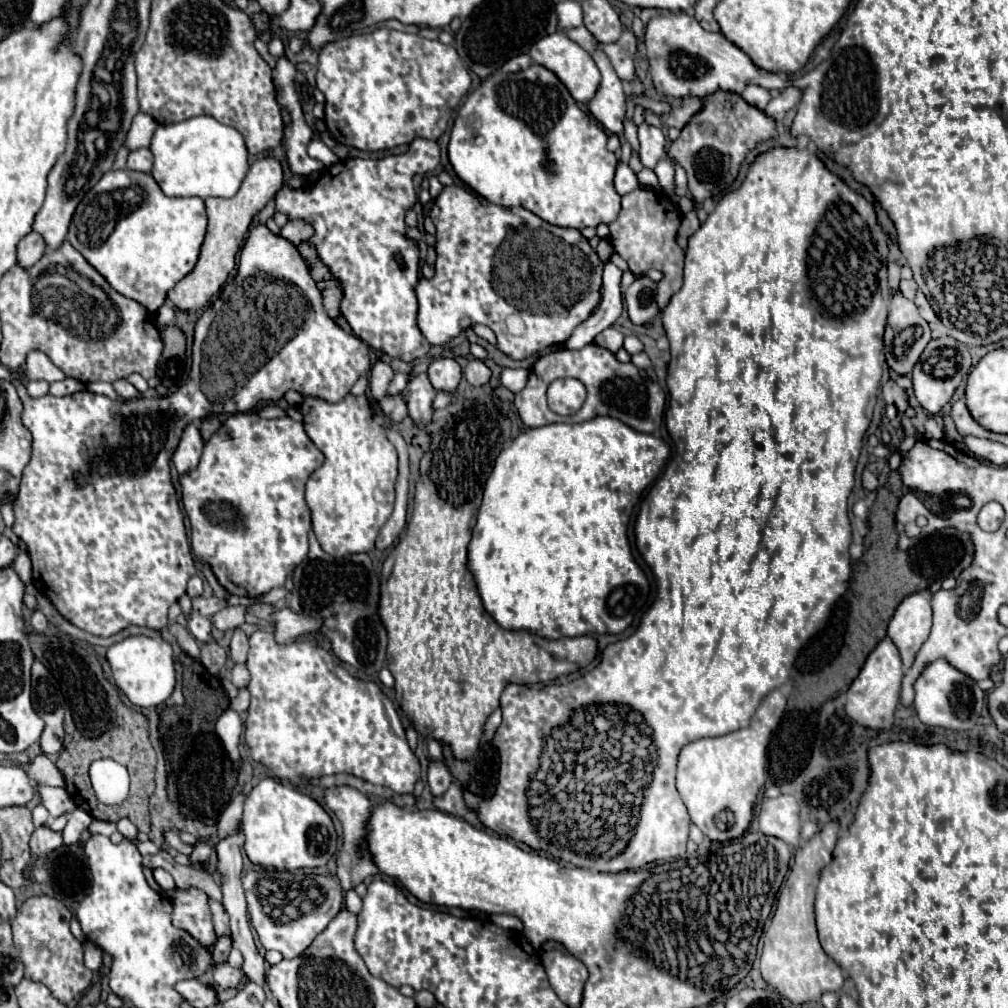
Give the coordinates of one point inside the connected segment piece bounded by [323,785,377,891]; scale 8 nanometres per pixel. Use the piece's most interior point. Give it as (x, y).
(354, 863)

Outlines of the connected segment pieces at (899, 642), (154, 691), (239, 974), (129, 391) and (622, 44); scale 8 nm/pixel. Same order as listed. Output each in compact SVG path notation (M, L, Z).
M921 593L905 597L895 609L893 619L887 627L887 637L897 645L903 667L909 669L915 661L917 651L929 637L931 629L931 603Z
M129 635L107 649L107 661L113 671L115 685L127 695L127 699L137 707L155 707L169 699L175 689L175 665L173 647L169 641L147 635Z
M223 963L217 967L211 967L211 977L213 977L213 987L219 989L227 989L227 987L239 987L241 979L243 979L243 971L241 969L233 969L231 965Z
M125 379L115 381L115 383L113 383L113 387L115 387L115 391L117 391L123 399L135 399L135 397L139 395L139 391L137 391L131 383L127 383Z
M623 31L621 39L609 45L601 45L607 53L611 65L615 67L615 73L621 81L633 81L635 79L635 63L633 57L637 53L637 39L633 31Z

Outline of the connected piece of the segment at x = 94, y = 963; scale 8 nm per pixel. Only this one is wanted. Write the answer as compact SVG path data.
M91 941L85 943L85 965L91 971L97 971L101 967L101 949L97 945L93 945Z

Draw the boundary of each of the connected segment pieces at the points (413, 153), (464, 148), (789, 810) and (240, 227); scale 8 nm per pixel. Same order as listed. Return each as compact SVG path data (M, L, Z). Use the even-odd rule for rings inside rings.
M415 139L407 153L389 155L383 159L345 159L323 171L319 181L309 189L289 189L283 187L275 197L275 209L289 217L305 217L315 227L311 243L317 247L319 257L331 269L331 273L341 281L343 319L351 325L353 333L379 349L401 361L415 361L425 357L431 349L429 341L421 335L417 327L417 295L415 285L419 281L419 249L417 243L407 237L405 211L417 201L413 187L413 175L433 171L439 165L439 145L429 139Z
M533 63L519 73L493 73L467 97L451 129L449 161L457 177L489 203L521 205L551 225L585 229L615 221L621 209L621 197L613 187L617 157L607 149L607 139L607 133L579 109L557 75Z
M779 795L775 799L763 799L759 811L759 829L765 835L773 835L785 841L789 847L799 847L799 803L793 795Z
M265 157L261 161L255 161L249 167L247 177L241 183L241 189L237 191L235 197L231 199L220 199L219 197L209 197L204 200L207 207L207 237L203 241L199 261L193 267L189 275L185 275L169 293L167 301L173 303L173 307L181 311L199 311L203 309L209 299L219 293L221 285L227 281L229 273L235 267L235 255L241 249L241 243L249 231L249 225L253 217L261 211L261 207L267 205L269 199L275 197L275 193L283 187L283 169L277 159Z

